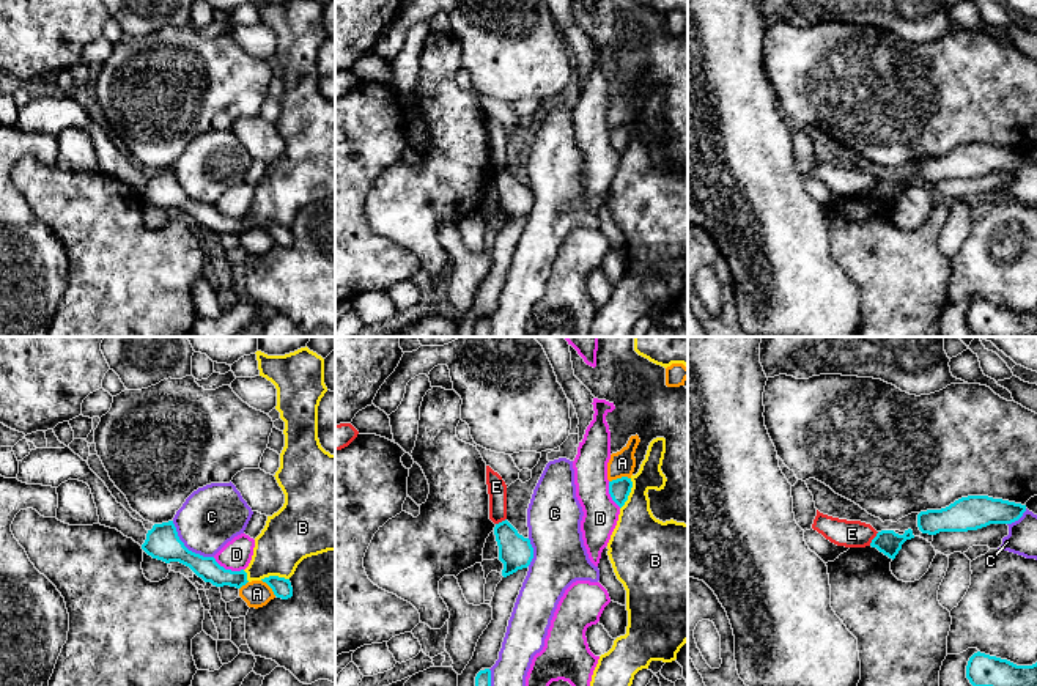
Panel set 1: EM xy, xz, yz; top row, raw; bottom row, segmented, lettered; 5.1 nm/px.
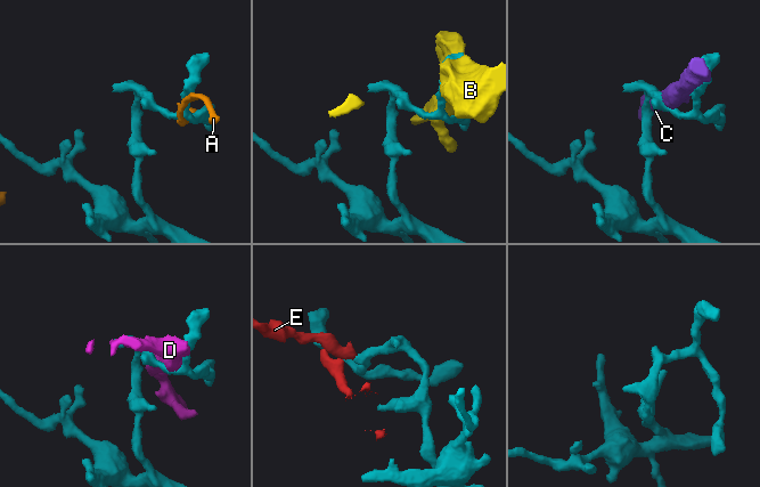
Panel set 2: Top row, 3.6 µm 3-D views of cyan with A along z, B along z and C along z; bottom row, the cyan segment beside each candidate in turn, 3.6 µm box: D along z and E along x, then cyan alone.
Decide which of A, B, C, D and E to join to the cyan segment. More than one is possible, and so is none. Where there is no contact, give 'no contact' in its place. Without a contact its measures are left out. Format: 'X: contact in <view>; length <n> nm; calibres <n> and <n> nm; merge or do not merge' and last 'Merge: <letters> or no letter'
A: contact in xz; length 110 nm; calibres 110 and 130 nm; do not merge
B: contact in xz; length 170 nm; calibres 110 and 300 nm; do not merge
C: contact in xy; length 280 nm; calibres 170 and 320 nm; do not merge
D: contact in xy; length 170 nm; calibres 120 and 160 nm; do not merge
E: contact in yz; length 90 nm; calibres 120 and 140 nm; do not merge
Merge: no letter

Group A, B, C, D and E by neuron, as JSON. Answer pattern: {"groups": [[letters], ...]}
{"groups": [["A", "C"], ["B"], ["D"], ["E"]]}

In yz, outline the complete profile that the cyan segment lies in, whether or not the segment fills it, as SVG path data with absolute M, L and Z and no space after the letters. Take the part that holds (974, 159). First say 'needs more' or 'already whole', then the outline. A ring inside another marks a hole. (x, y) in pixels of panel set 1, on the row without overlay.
already whole; M968 143L941 157L927 157L917 162L922 181L968 179L990 172L1012 172L1026 159L1026 153L993 146L988 143Z

